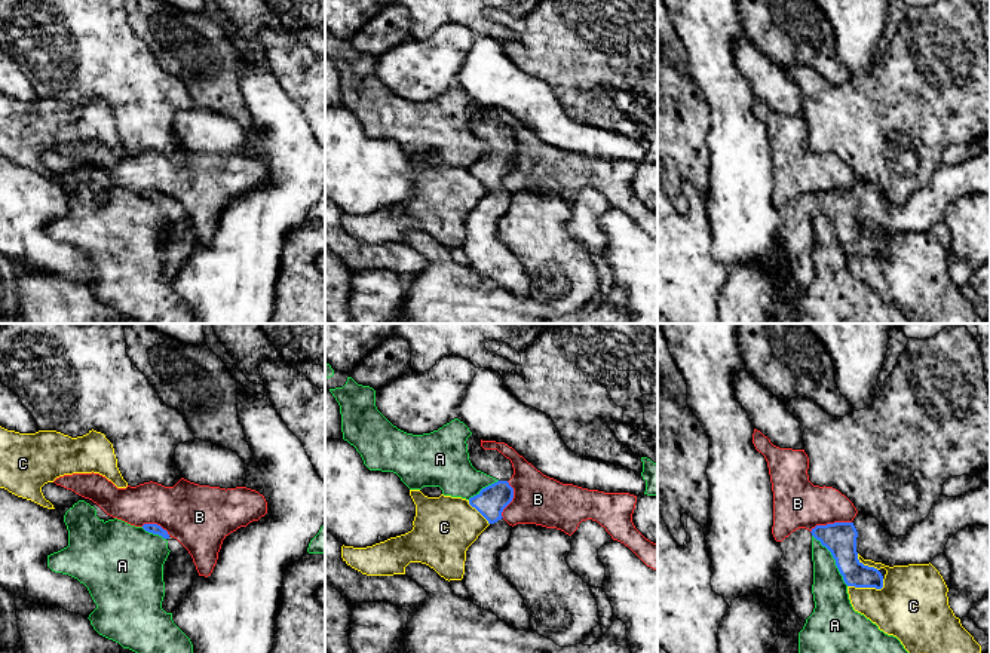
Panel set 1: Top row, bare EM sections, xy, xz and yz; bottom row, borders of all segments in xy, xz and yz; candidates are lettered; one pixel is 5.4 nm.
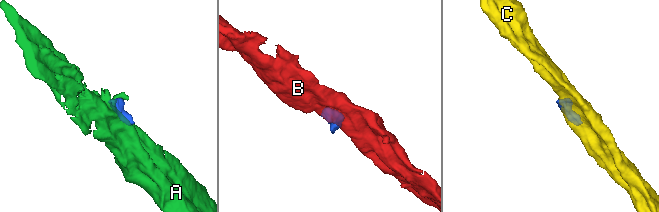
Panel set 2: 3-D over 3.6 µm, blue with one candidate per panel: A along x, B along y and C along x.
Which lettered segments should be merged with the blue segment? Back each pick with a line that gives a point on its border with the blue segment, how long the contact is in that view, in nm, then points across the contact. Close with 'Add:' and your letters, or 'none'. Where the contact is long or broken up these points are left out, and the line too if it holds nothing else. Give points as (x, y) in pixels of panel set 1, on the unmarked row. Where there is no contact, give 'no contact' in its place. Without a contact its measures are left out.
Add: none

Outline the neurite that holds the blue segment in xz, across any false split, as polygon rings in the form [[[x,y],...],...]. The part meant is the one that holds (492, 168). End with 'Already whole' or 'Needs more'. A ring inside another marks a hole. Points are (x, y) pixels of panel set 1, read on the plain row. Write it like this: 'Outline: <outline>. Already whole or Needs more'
Outline: [[[497,148],[469,166],[487,188],[488,194],[468,215],[463,251],[469,267],[496,282],[512,295],[530,297],[530,282],[522,263],[500,240],[497,220],[509,209],[512,193],[503,184],[503,177],[512,169],[514,156],[508,148]]]. Needs more

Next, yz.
Outline: [[[990,150],[962,165],[941,163],[931,181],[905,203],[891,203],[876,186],[862,180],[852,190],[816,193],[810,199],[799,196],[779,209],[784,223],[778,230],[778,261],[800,286],[813,280],[813,205],[831,220],[848,254],[882,257],[882,240],[864,233],[859,223],[889,234],[929,232],[944,221],[951,203],[975,193],[990,193]]]. Needs more

